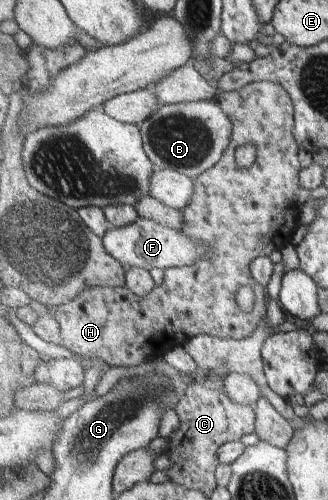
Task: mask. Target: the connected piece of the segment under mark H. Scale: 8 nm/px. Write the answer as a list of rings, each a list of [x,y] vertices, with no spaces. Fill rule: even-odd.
[[[258,81],[244,88],[238,89],[237,91],[222,91],[219,90],[217,95],[217,100],[221,104],[222,108],[226,110],[227,114],[230,116],[231,121],[234,122],[234,134],[230,146],[227,148],[226,154],[223,156],[222,160],[208,172],[205,172],[201,177],[198,177],[194,181],[196,182],[196,194],[194,197],[194,202],[191,202],[189,207],[186,207],[182,212],[184,215],[183,228],[181,231],[190,238],[197,239],[210,248],[210,252],[206,255],[205,259],[200,259],[196,261],[193,265],[185,267],[174,267],[169,268],[164,272],[164,282],[145,297],[136,296],[127,286],[122,288],[110,288],[110,287],[94,287],[84,291],[79,297],[71,301],[70,304],[60,305],[59,308],[49,308],[51,311],[52,318],[59,322],[60,328],[62,329],[62,346],[67,348],[74,354],[79,355],[82,358],[92,359],[97,358],[104,361],[110,366],[138,366],[141,363],[145,363],[148,360],[154,360],[156,358],[163,357],[163,354],[178,345],[185,345],[189,340],[197,337],[198,335],[212,335],[225,339],[245,339],[251,337],[251,334],[257,330],[261,318],[266,316],[268,312],[269,303],[267,303],[267,292],[262,285],[259,285],[252,276],[250,272],[250,265],[254,263],[256,259],[260,257],[269,257],[275,251],[282,251],[290,243],[294,233],[297,228],[297,220],[299,220],[299,206],[298,193],[305,189],[301,185],[301,160],[299,160],[299,144],[294,136],[294,127],[296,122],[296,109],[294,106],[294,101],[290,96],[290,93],[278,83],[273,83],[272,81]],[[244,144],[253,144],[256,148],[256,161],[252,164],[250,168],[241,168],[237,164],[237,148],[243,146]],[[243,286],[249,286],[255,293],[255,300],[253,309],[251,312],[245,312],[241,310],[239,302],[237,302],[237,292],[243,288]]]

